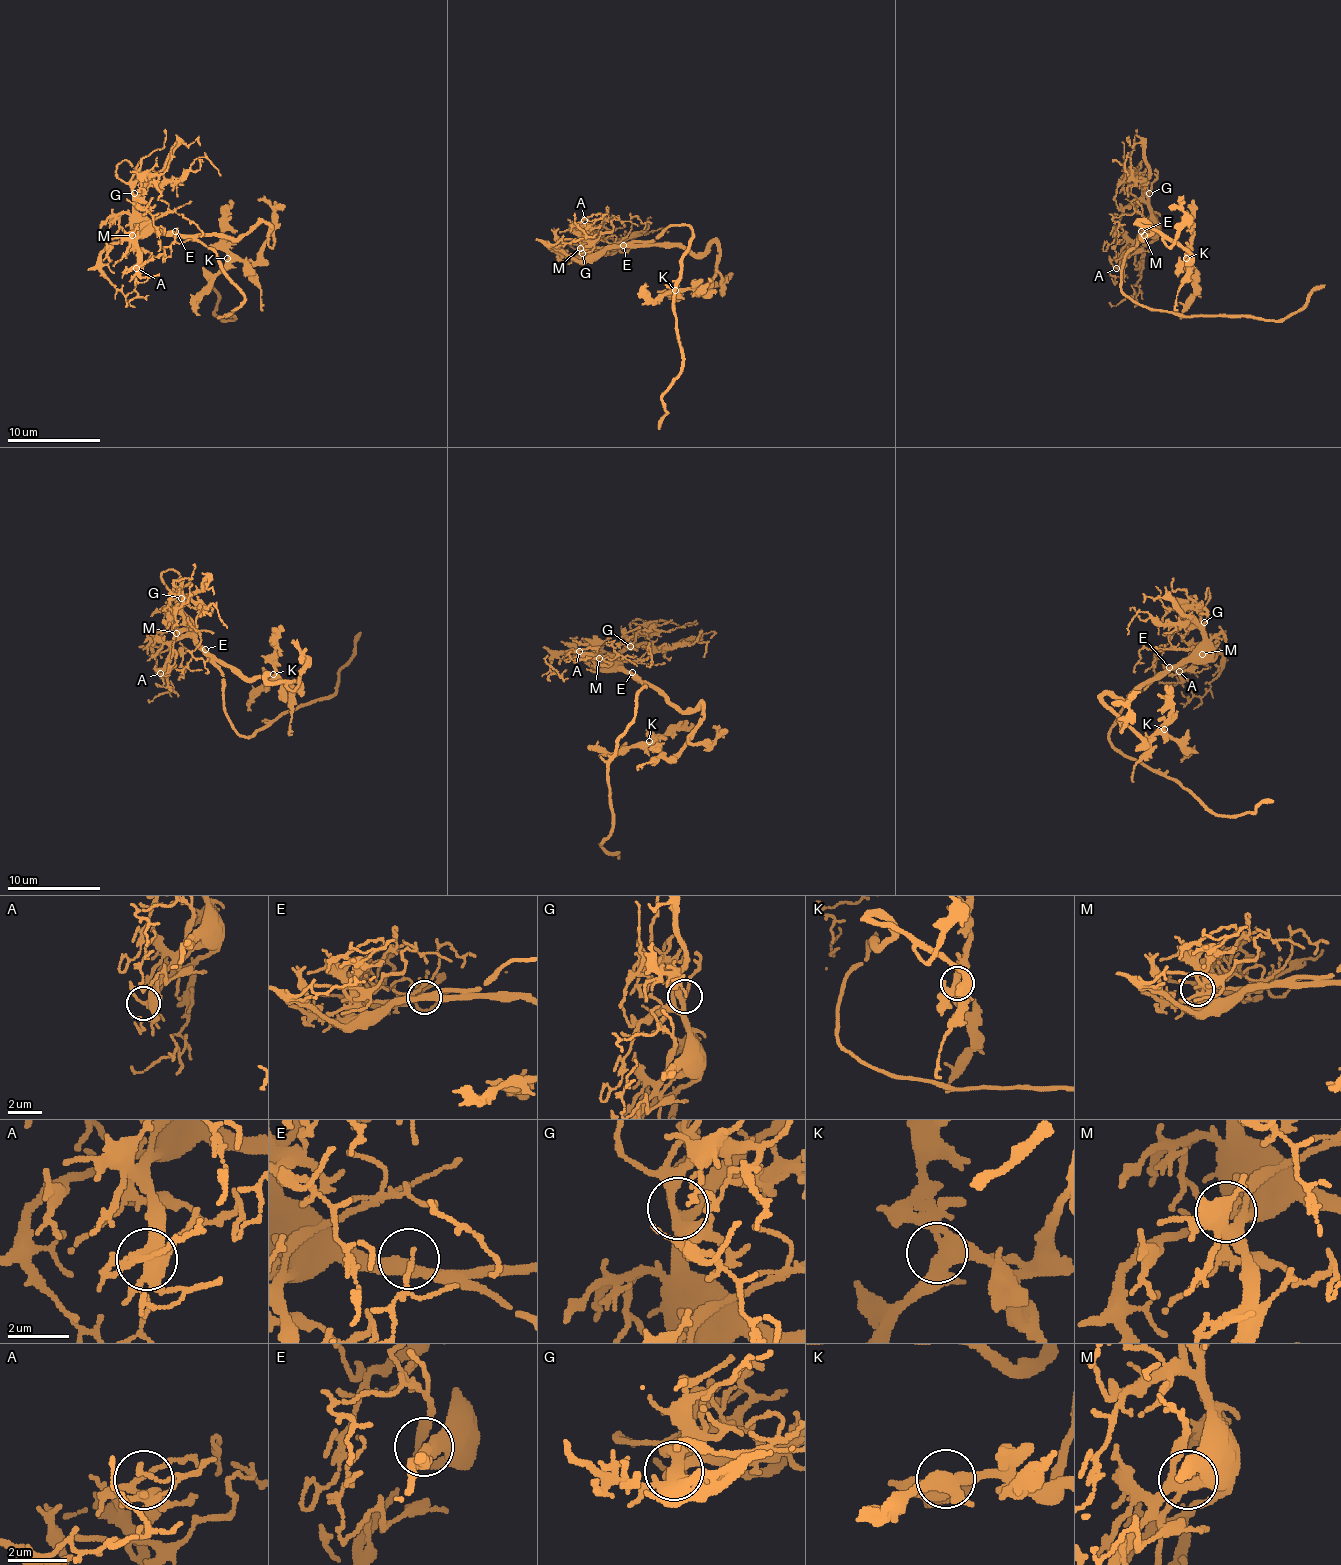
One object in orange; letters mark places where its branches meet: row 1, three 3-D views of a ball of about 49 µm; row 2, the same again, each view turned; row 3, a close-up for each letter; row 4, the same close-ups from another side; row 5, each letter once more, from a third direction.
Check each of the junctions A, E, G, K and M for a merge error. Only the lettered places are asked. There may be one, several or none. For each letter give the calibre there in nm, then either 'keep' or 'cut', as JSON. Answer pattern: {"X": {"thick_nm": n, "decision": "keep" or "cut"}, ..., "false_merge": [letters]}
{"A": {"thick_nm": 150, "decision": "keep"}, "E": {"thick_nm": 360, "decision": "keep"}, "G": {"thick_nm": 240, "decision": "keep"}, "K": {"thick_nm": 400, "decision": "keep"}, "M": {"thick_nm": 180, "decision": "keep"}, "false_merge": []}

